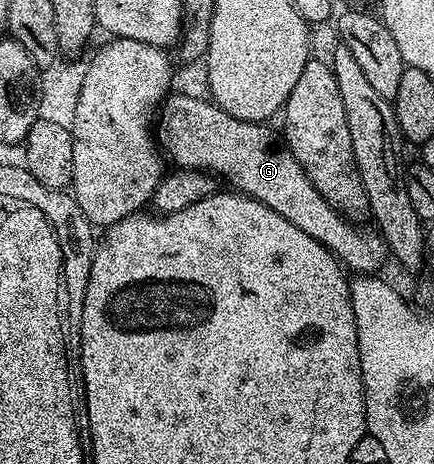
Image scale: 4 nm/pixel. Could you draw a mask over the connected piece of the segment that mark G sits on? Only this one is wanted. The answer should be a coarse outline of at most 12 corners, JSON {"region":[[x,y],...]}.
{"region":[[176,93],[155,136],[178,169],[295,222],[350,273],[381,233],[331,207],[265,122]]}

